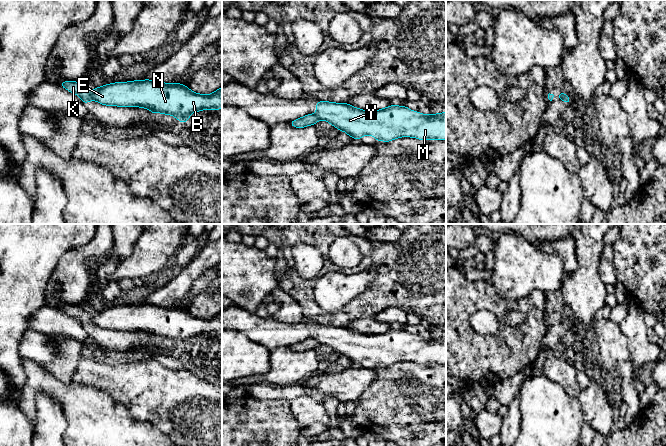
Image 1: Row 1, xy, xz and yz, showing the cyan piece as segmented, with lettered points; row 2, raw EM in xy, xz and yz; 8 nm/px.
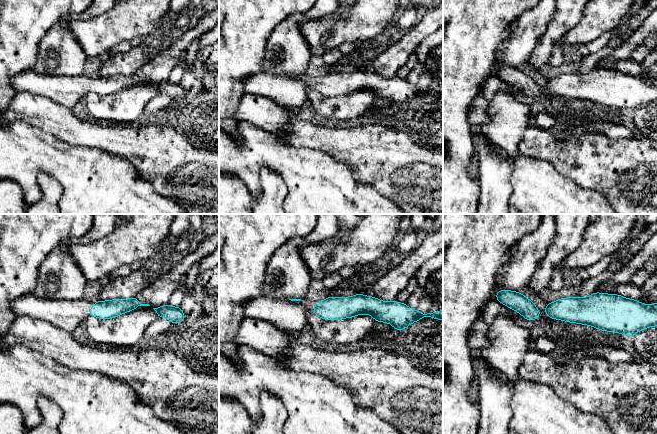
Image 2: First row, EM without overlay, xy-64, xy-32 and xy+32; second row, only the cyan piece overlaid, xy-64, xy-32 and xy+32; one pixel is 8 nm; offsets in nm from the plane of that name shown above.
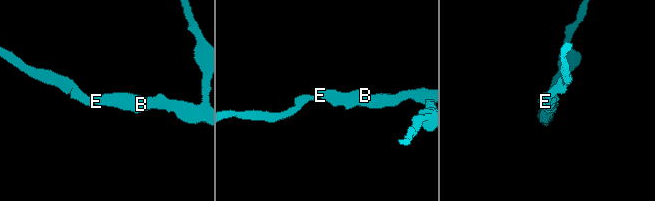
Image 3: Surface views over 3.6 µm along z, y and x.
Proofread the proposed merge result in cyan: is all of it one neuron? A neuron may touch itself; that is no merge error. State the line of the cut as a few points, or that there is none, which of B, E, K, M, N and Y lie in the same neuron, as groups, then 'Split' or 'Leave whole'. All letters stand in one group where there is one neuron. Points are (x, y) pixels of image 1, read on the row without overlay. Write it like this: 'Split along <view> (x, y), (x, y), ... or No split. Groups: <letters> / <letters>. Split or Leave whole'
Split along xy (91, 316), (94, 323). Groups: B E M N Y / K. Split

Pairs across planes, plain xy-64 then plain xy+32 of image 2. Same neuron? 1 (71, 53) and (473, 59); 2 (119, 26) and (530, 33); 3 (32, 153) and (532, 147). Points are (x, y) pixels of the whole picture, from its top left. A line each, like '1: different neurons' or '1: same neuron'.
1: different neurons
2: different neurons
3: different neurons

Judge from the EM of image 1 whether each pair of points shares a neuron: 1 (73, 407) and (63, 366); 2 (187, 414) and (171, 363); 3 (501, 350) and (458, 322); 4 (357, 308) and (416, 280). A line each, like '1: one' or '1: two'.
1: two
2: two
3: one
4: one

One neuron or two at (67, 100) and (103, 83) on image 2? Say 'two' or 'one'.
one

